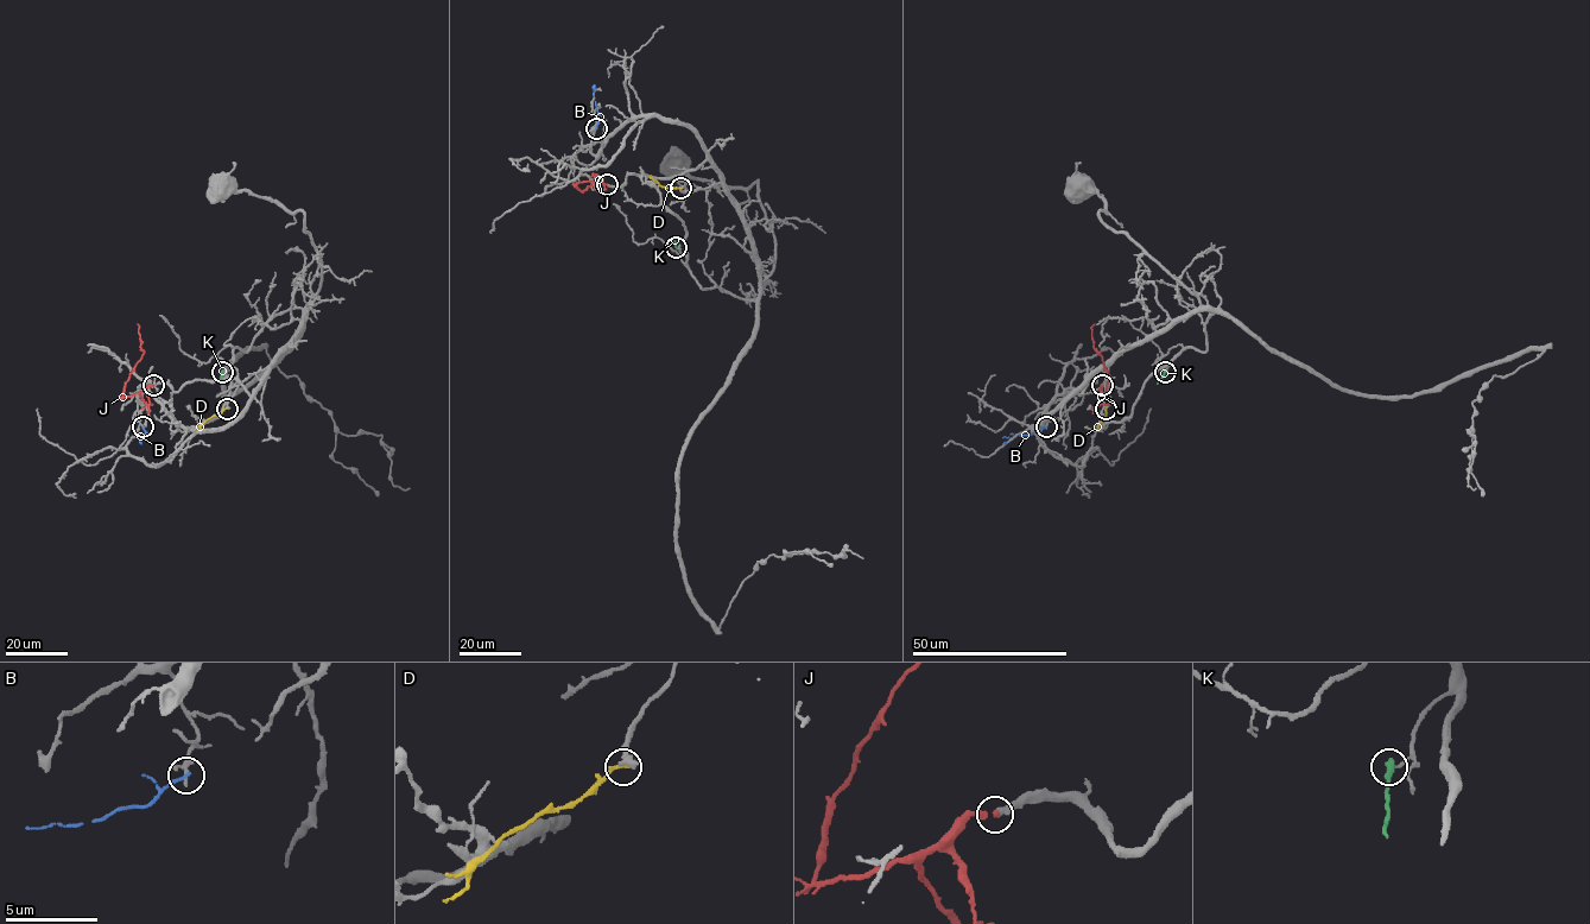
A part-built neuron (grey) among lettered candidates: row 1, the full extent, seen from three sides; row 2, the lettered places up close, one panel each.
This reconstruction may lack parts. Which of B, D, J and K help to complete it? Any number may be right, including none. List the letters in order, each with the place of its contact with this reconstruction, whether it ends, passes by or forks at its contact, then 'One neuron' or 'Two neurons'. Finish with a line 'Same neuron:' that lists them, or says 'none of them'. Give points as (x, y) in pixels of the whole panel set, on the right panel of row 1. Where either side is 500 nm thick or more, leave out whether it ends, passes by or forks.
B: Touches grey at (1046, 426). It ends there. Two neurons
D: Touches grey at (1106, 409). It ends there. Two neurons
J: Touches grey at (1102, 385). It ends there. One neuron
K: Touches grey at (1165, 372). It ends there. Two neurons
Same neuron: J

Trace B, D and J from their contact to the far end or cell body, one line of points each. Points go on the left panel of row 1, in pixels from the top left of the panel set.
B: (141, 426), (146, 432), (140, 434), (141, 443)
D: (226, 409), (196, 431)
J: (153, 386), (122, 397), (124, 384), (144, 353), (138, 324)

